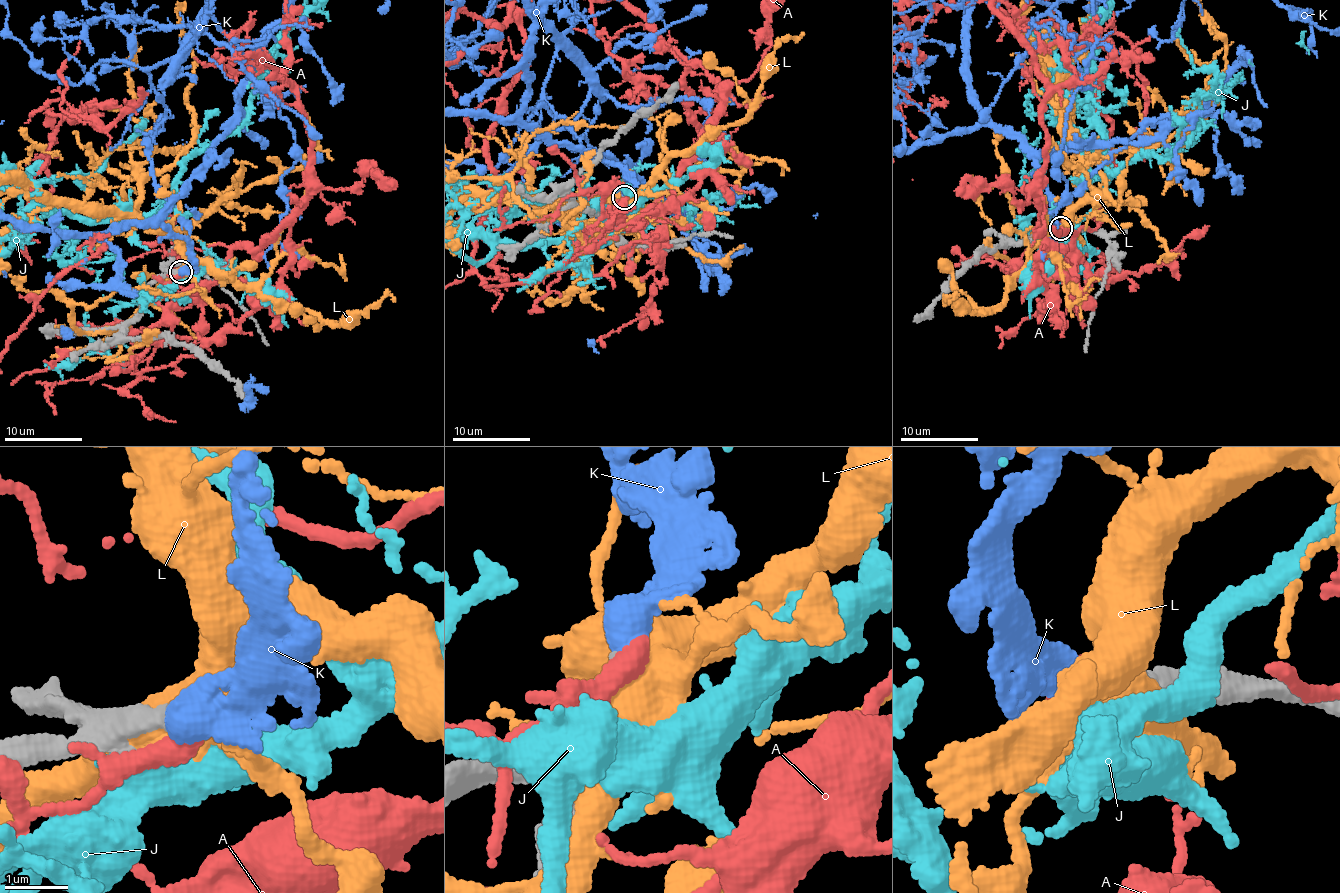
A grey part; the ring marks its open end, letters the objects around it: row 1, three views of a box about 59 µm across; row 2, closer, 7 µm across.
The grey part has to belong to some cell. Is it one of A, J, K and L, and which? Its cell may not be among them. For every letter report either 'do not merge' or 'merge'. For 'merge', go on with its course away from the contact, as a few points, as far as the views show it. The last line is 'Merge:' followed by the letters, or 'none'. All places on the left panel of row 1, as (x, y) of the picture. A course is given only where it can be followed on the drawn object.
A: do not merge
J: do not merge
K: merge
L: do not merge
Merge: K

